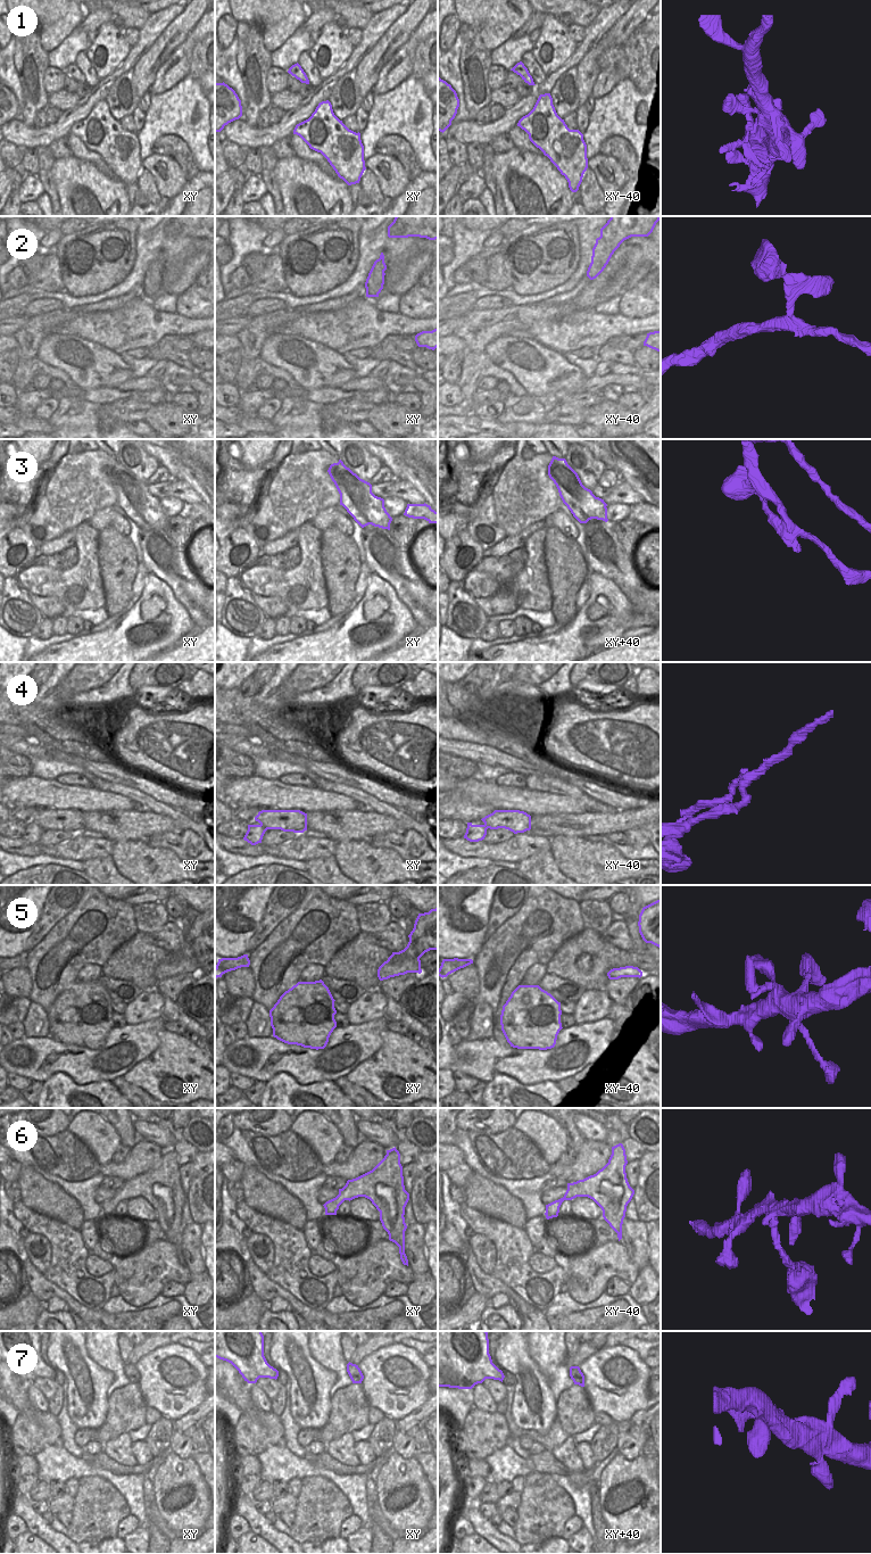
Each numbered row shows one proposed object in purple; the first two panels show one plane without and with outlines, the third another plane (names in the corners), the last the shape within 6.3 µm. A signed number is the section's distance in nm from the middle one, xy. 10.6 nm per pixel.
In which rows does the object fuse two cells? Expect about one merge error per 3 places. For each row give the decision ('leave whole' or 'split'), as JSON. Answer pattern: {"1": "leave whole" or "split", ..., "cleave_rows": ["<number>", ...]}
{"1": "leave whole", "2": "leave whole", "3": "split", "4": "split", "5": "leave whole", "6": "split", "7": "leave whole", "cleave_rows": ["3", "4", "6"]}

